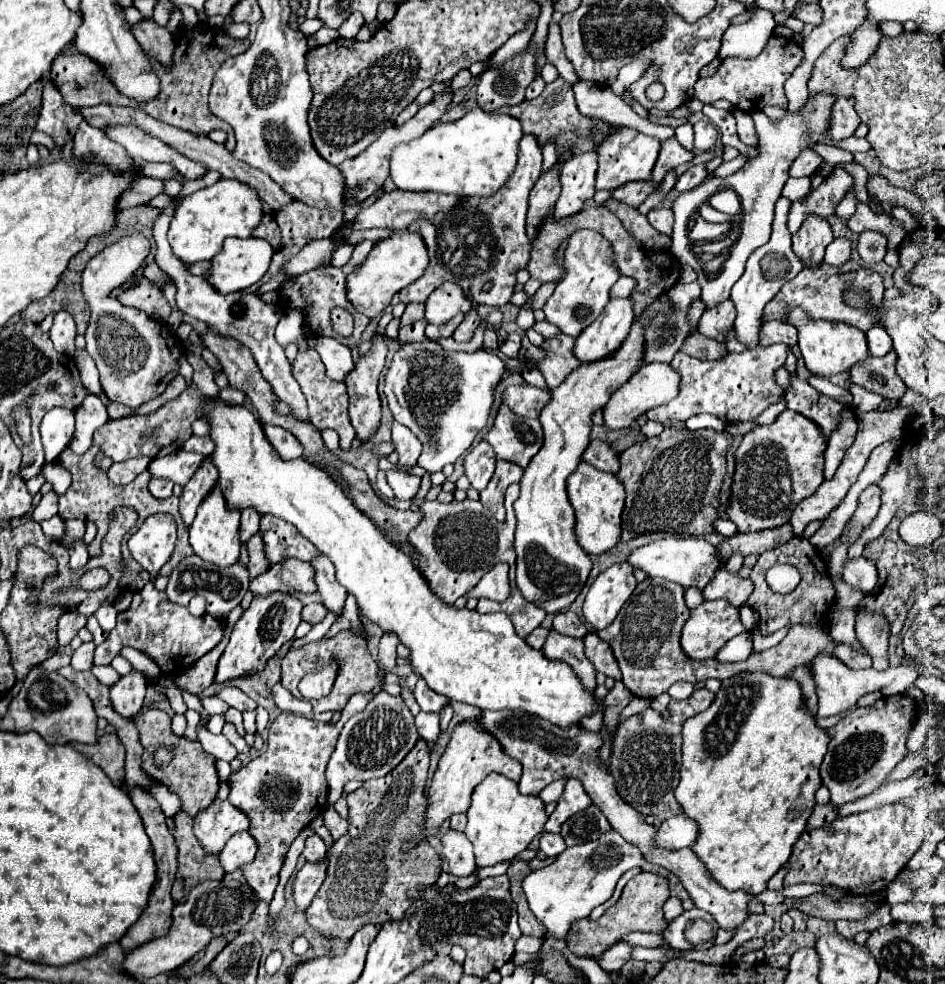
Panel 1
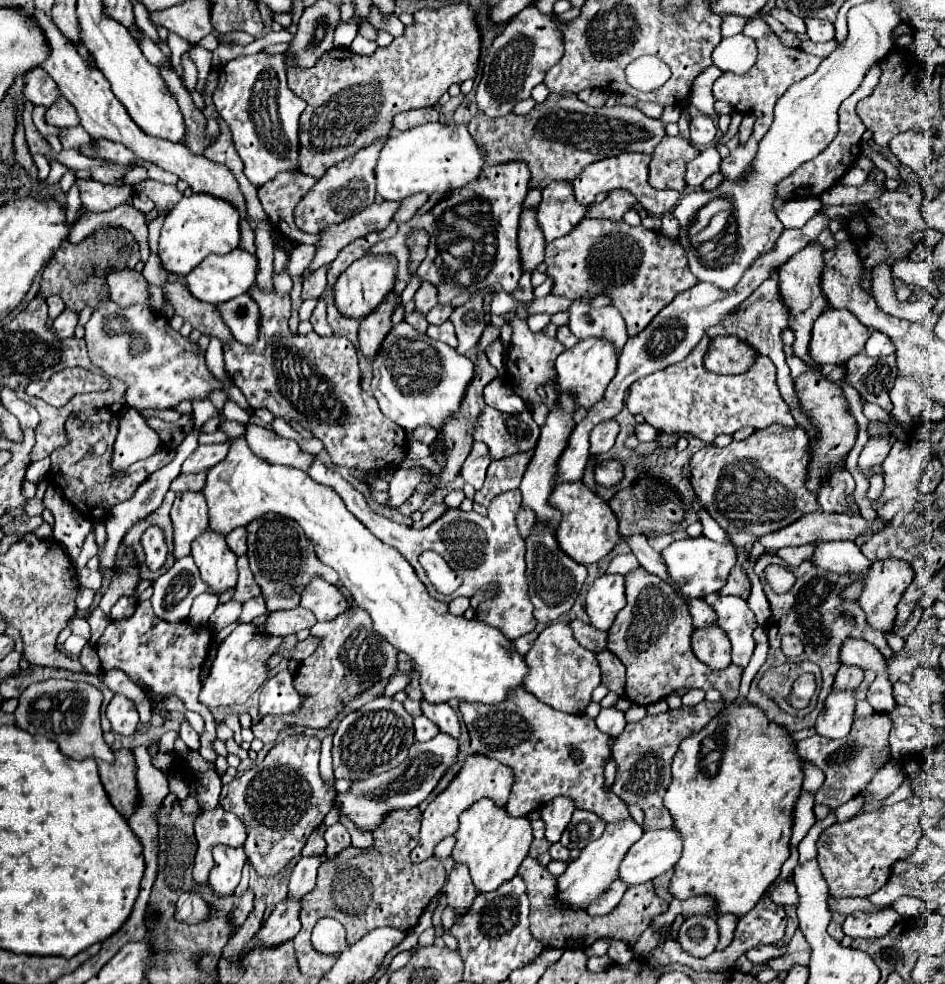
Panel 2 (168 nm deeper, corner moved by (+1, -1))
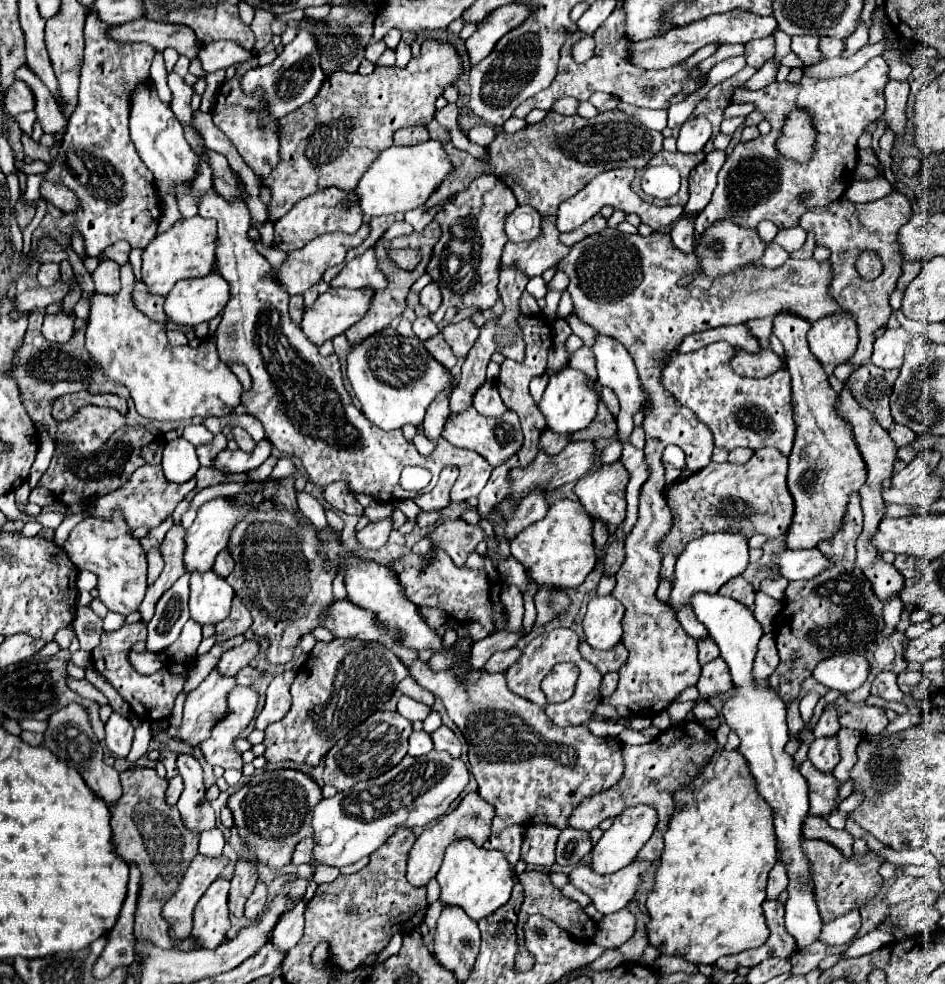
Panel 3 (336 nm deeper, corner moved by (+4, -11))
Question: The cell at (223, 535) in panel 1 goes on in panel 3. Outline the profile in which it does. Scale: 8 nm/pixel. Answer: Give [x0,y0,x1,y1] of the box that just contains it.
[191,570,233,624]

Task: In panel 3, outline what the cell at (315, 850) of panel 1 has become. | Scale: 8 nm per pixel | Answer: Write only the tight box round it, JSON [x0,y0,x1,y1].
[271,898,305,952]

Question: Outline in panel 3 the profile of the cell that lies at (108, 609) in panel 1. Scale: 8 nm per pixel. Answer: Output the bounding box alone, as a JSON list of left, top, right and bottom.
[63,512,147,616]

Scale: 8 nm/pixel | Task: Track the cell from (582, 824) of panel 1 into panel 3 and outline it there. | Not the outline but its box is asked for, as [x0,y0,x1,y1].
[557,826,591,866]

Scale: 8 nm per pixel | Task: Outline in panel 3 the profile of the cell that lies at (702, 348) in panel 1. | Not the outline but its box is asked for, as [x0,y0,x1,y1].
[731,348,781,378]

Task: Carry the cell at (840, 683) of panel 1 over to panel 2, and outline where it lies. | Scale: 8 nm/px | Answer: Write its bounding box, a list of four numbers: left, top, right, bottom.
[816,690,854,738]

